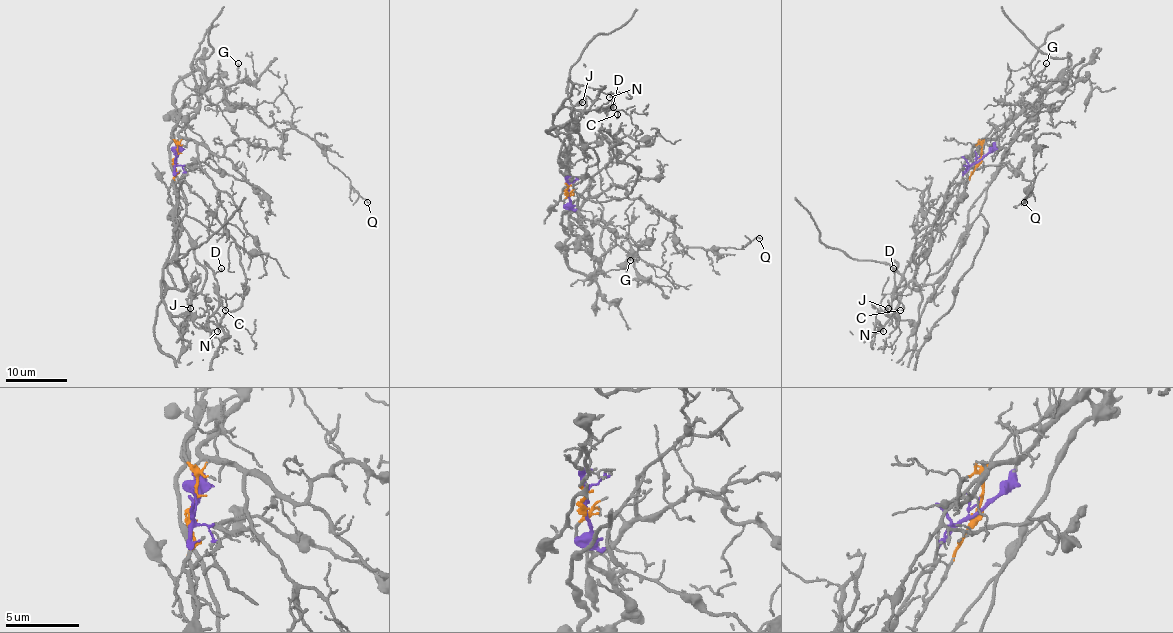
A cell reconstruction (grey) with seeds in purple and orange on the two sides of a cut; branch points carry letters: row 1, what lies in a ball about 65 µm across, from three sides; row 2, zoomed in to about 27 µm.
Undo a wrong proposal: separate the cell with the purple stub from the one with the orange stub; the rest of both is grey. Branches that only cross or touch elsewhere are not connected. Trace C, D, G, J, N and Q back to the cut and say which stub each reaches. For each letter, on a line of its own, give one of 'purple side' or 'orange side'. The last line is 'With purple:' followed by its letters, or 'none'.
C: orange side
D: orange side
G: purple side
J: orange side
N: orange side
Q: purple side
With purple: G, Q

